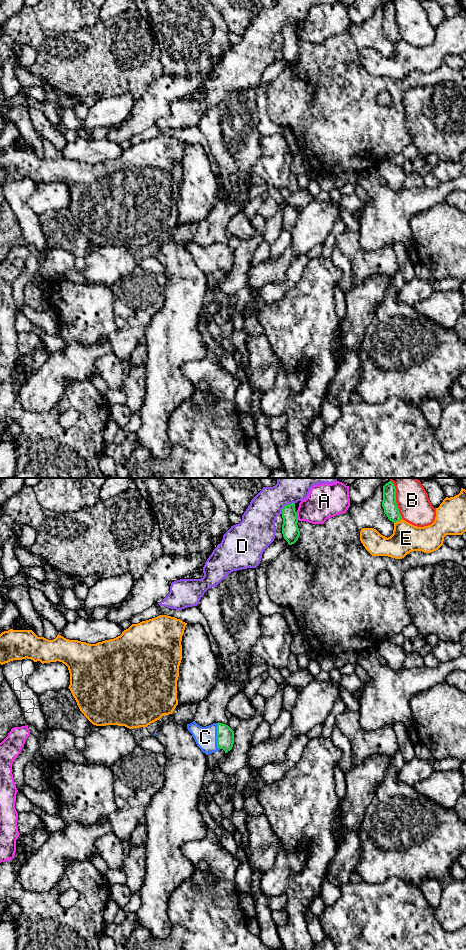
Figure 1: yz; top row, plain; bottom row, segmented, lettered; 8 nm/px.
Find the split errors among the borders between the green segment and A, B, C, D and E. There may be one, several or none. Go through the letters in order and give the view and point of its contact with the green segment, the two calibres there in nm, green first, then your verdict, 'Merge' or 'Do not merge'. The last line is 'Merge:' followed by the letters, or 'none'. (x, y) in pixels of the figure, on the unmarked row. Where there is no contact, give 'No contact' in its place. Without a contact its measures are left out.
A: Touches green at yz (296, 36). Thickness 140 nm (green) against 280 nm. Do not merge
B: Touches green at yz (395, 19). Thickness 120 nm (green) against 260 nm. Do not merge
C: Touches green at yz (217, 256). Thickness 140 nm (green) against 180 nm. Merge
D: Touches green at yz (286, 25). Thickness 140 nm (green) against 260 nm. Do not merge
E: Touches green at yz (398, 40). Thickness 120 nm (green) against 240 nm. Do not merge
Merge: C

